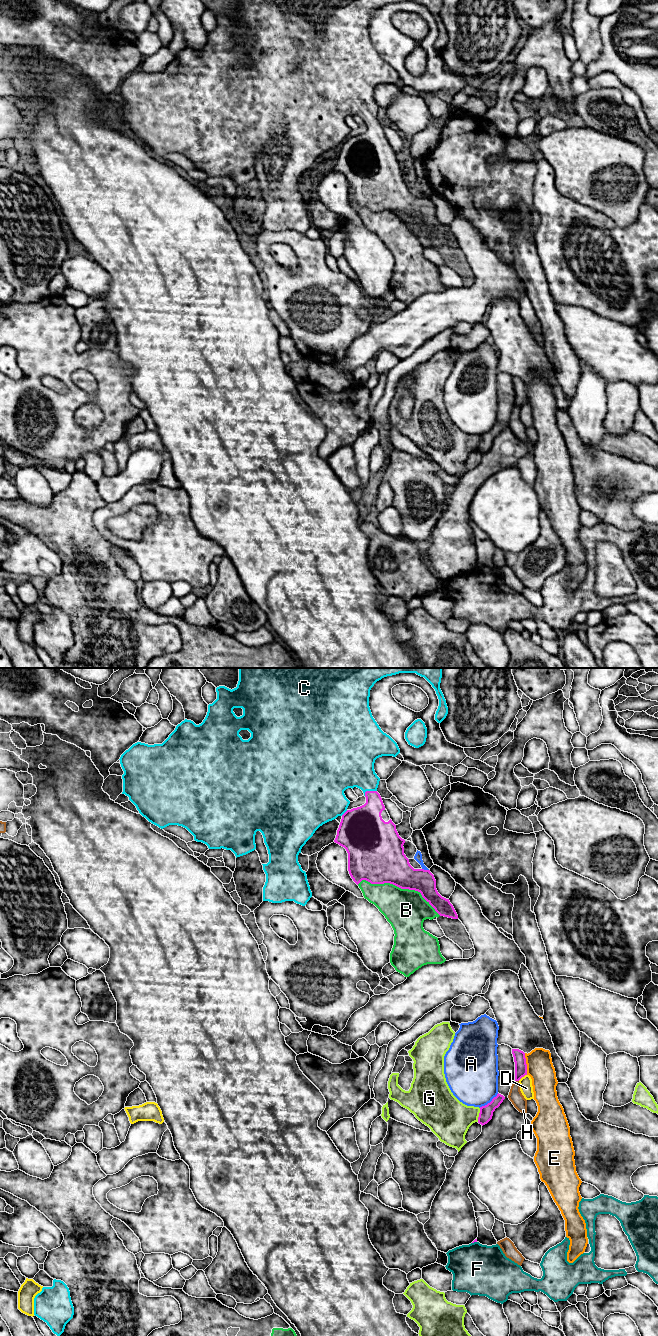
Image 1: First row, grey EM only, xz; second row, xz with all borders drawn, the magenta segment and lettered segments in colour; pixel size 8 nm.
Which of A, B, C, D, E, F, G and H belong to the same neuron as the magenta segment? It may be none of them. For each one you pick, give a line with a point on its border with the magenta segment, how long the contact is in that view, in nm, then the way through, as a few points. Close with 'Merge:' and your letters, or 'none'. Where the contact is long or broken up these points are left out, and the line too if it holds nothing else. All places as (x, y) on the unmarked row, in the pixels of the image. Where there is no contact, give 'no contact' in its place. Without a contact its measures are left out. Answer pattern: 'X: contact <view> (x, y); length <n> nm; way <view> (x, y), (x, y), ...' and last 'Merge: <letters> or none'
C: contact xz (369, 119); length 110 nm
Merge: C

